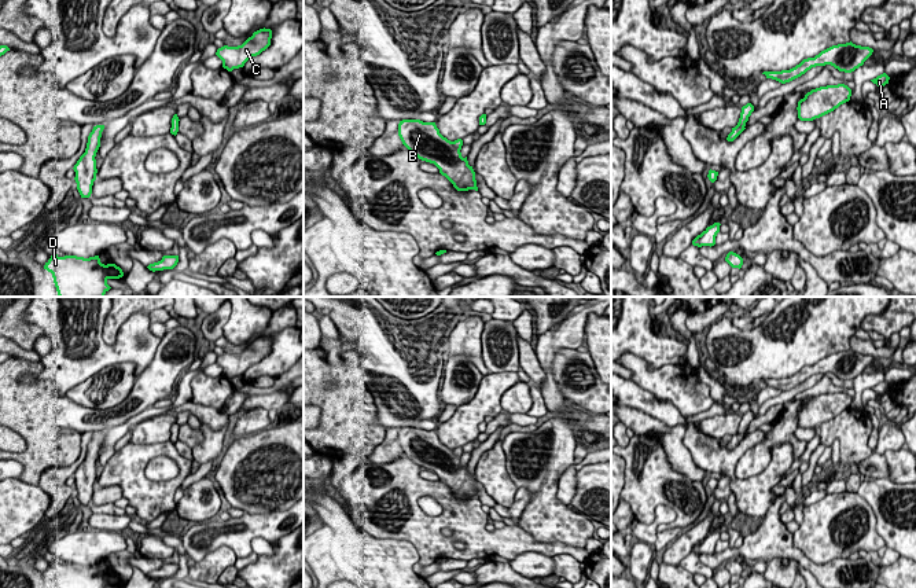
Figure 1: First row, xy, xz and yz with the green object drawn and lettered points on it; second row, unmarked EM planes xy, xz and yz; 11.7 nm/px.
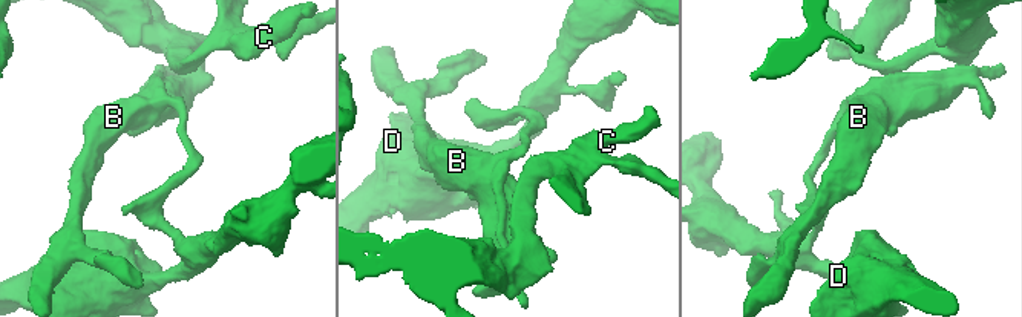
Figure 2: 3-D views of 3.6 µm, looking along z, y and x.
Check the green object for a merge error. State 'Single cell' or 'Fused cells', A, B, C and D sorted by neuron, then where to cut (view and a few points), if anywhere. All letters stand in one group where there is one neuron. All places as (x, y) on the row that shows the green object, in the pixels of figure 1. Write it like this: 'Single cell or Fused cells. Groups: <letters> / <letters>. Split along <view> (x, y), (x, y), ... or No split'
Fused cells. Groups: A B C / D. Split along yz (738, 122), (745, 124)

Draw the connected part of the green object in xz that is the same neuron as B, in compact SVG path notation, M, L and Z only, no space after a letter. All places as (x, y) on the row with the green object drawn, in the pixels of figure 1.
M420 120L400 121L398 136L419 159L434 163L457 191L478 191L475 172L460 152L461 139L450 142L439 133L435 122Z

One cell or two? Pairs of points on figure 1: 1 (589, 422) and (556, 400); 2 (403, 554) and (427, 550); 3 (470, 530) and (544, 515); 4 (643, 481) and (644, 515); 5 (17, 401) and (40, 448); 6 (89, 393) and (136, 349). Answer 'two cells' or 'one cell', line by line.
1: two cells
2: two cells
3: two cells
4: one cell
5: one cell
6: two cells

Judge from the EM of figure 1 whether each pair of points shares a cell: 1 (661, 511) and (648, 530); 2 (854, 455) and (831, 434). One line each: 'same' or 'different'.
1: same
2: same

